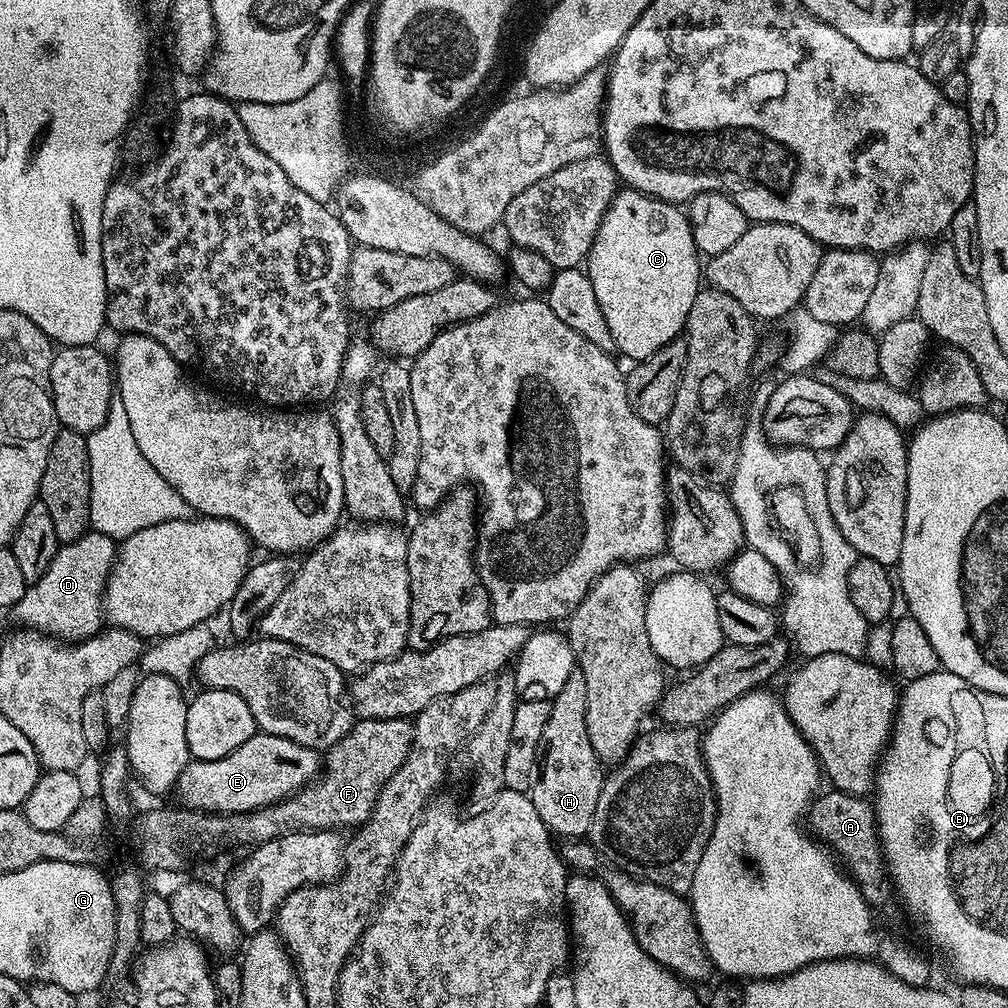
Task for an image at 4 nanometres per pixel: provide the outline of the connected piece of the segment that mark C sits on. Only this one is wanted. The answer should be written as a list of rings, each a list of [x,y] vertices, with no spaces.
[[[629,187],[617,191],[616,197],[610,202],[610,206],[598,226],[598,234],[588,251],[586,271],[590,278],[590,286],[594,286],[594,298],[598,298],[598,306],[602,310],[602,318],[606,318],[606,326],[610,326],[610,334],[616,343],[615,351],[617,353],[621,352],[624,356],[629,356],[629,361],[632,362],[650,358],[650,354],[654,354],[654,350],[666,346],[666,342],[677,339],[685,331],[688,315],[690,314],[690,306],[694,306],[694,298],[699,294],[702,287],[702,256],[701,253],[696,251],[694,234],[692,233],[692,227],[688,225],[687,215],[677,205],[669,201],[647,196],[645,192],[638,192],[635,188]]]

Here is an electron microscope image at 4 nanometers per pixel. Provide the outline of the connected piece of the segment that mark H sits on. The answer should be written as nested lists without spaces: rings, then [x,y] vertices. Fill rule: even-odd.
[[[579,670],[570,674],[562,690],[558,690],[551,697],[551,702],[550,722],[546,722],[546,730],[540,739],[538,779],[530,795],[534,802],[534,810],[538,810],[538,818],[542,818],[542,822],[548,827],[549,832],[557,837],[584,838],[587,837],[590,830],[590,822],[594,822],[594,806],[598,806],[598,794],[604,785],[606,772],[602,767],[602,762],[592,752],[590,734],[586,734],[586,718],[584,717],[586,682]]]

